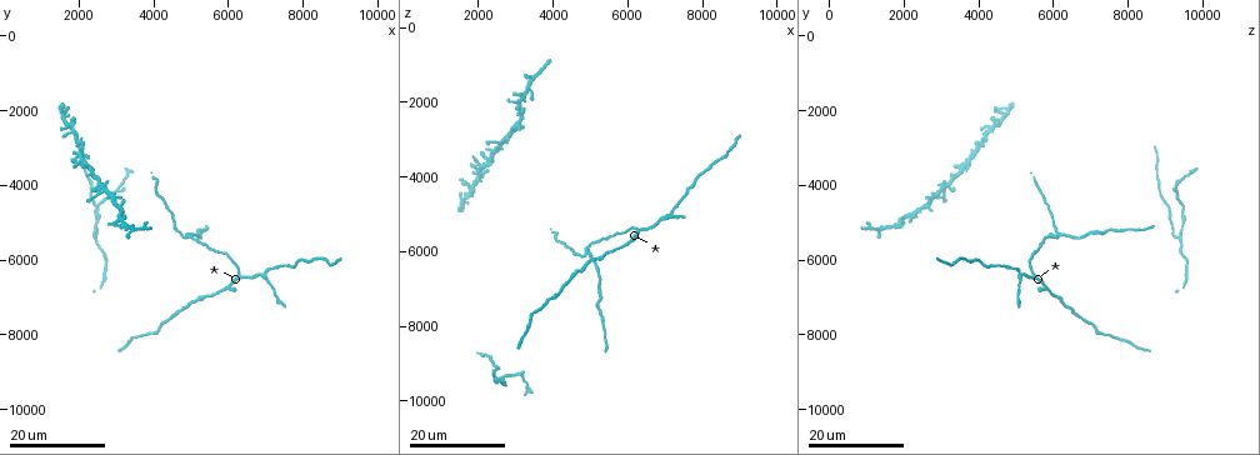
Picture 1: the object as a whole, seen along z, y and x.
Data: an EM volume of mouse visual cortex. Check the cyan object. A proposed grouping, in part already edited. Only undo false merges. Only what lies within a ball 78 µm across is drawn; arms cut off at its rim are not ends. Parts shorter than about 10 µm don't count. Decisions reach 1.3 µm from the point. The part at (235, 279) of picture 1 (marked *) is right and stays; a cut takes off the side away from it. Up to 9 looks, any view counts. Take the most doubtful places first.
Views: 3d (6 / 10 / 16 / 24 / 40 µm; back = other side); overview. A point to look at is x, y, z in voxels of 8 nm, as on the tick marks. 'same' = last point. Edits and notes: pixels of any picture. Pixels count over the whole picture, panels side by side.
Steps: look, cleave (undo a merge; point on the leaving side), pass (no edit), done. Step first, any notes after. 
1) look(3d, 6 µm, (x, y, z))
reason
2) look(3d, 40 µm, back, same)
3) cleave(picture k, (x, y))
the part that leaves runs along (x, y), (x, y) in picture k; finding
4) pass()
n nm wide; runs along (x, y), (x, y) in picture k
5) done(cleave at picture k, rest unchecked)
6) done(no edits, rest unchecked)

look(3d, 16 µm, (4900, 5300, 6000))
arms part here

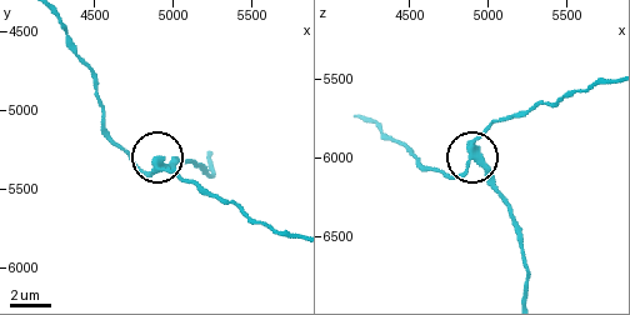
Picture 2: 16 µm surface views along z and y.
look(3d, 10 µm, same)

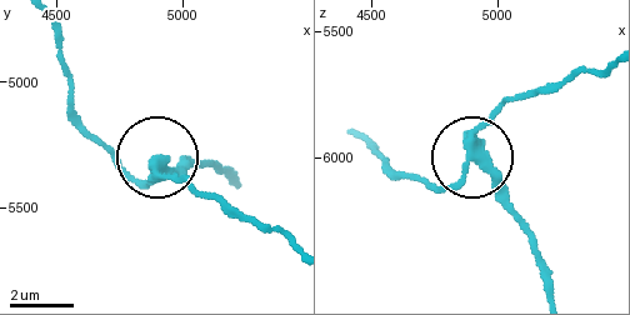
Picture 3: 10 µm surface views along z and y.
cleave(picture 3, (180, 160))
3 arms; a second neuron is stuck on

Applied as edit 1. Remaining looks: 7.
look(overview)
redraw

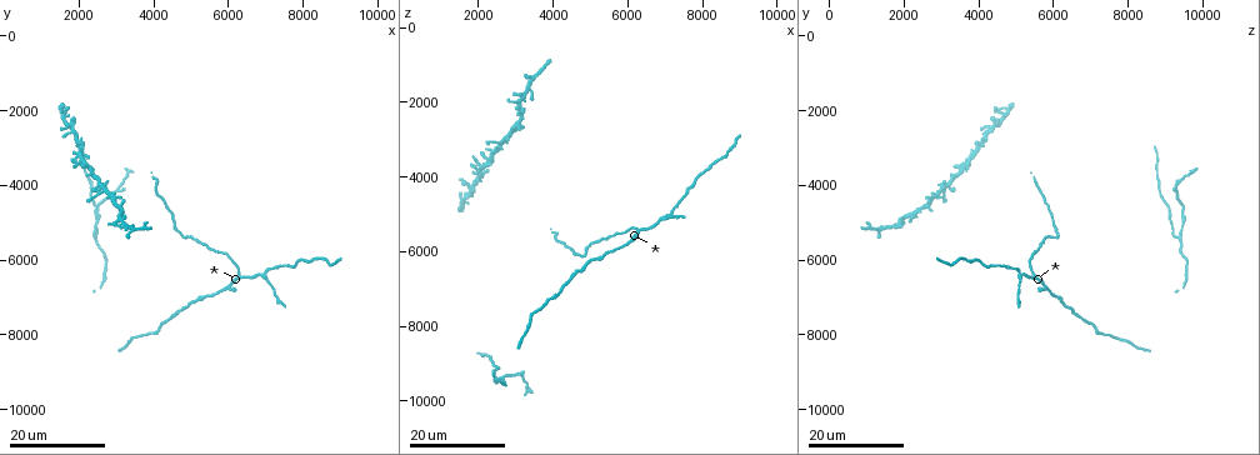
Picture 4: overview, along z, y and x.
look(3d, 24 µm, (2000, 3100, 3900))
four-way junction

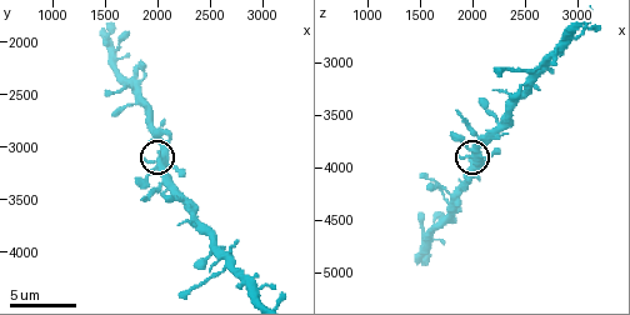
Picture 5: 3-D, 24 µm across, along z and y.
look(3d, 6 µm, (2060, 3060, 3900))

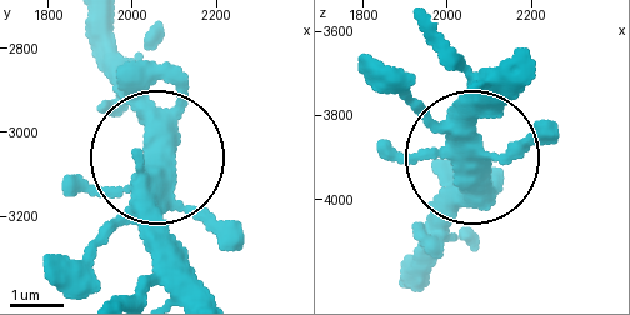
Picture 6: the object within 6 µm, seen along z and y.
pass()
4 arms; one neuron here

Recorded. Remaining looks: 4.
look(3d, 24 µm, (7100, 6300, 5000))
thick turns thin

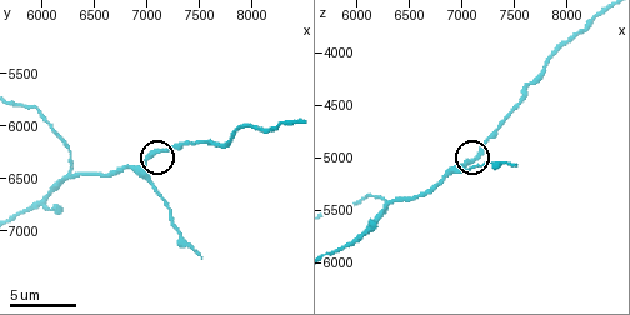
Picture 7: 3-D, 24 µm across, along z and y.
look(3d, 10 µm, (7100, 6260, 5040))

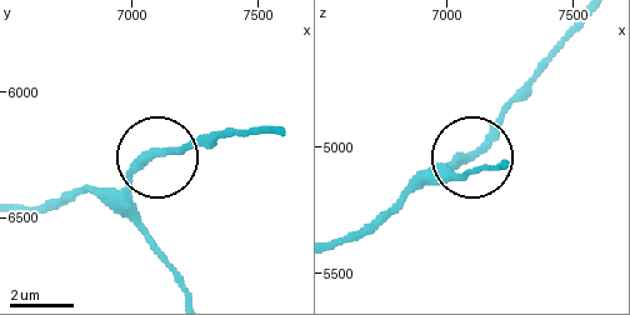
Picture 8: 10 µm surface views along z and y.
pass()
runs along (339, 244), (363, 235), (403, 198), (468, 160), (529, 88) in picture 8; one neuron here

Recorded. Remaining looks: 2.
look(3d, 16 µm, (4500, 7500, 6700))
sudden change in width

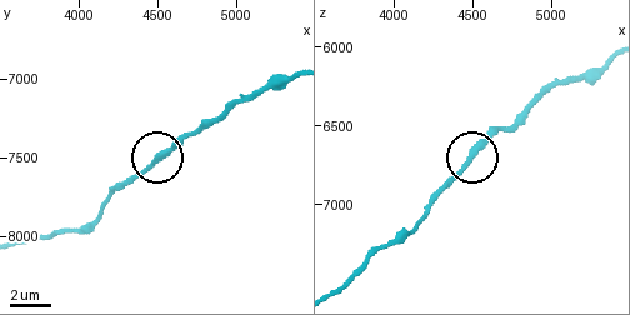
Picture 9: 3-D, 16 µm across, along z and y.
look(3d, 6 µm, (4520, 7520, 6700))

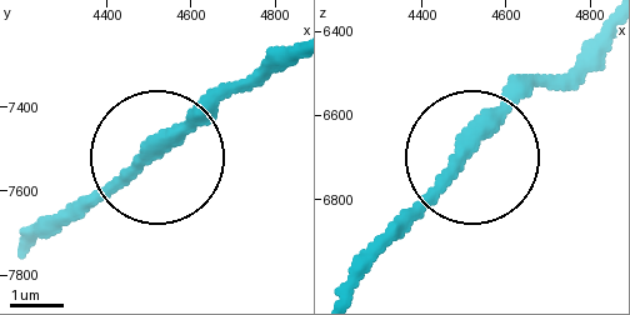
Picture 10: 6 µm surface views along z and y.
pass()
continuous, no second neuron

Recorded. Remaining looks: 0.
done(cleave at picture 3, rest unchecked)

